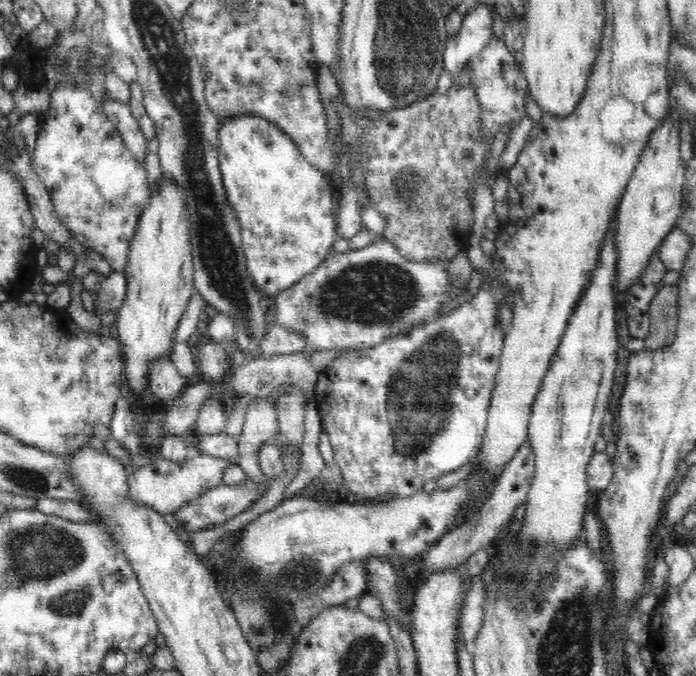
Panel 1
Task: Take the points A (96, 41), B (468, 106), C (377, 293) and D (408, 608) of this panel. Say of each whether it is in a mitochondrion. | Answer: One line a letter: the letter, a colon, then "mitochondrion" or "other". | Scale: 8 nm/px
A: other
B: other
C: mitochondrion
D: other

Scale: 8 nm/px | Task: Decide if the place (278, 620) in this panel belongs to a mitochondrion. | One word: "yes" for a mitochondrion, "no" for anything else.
yes

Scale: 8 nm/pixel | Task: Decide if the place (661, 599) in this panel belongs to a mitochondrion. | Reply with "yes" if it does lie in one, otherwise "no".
no

